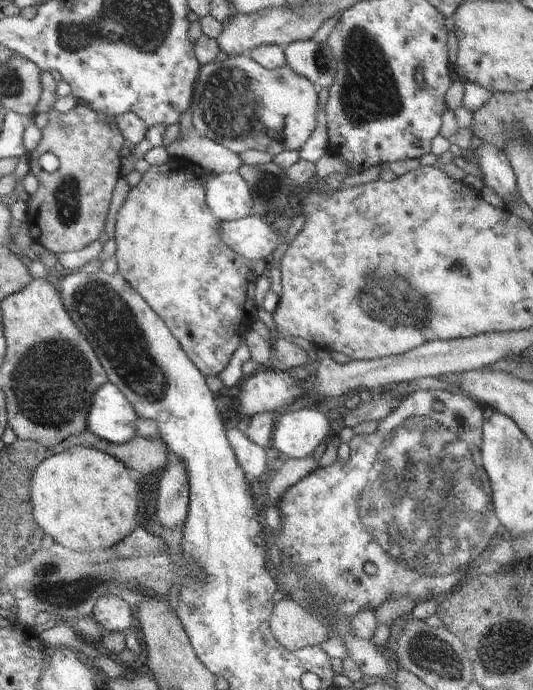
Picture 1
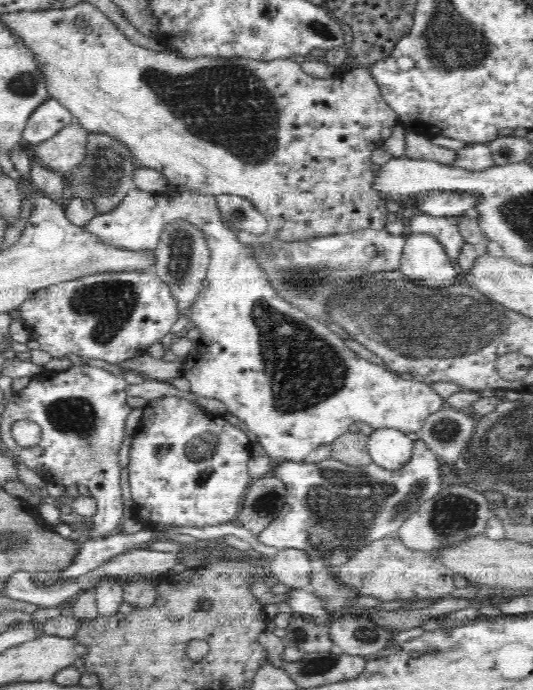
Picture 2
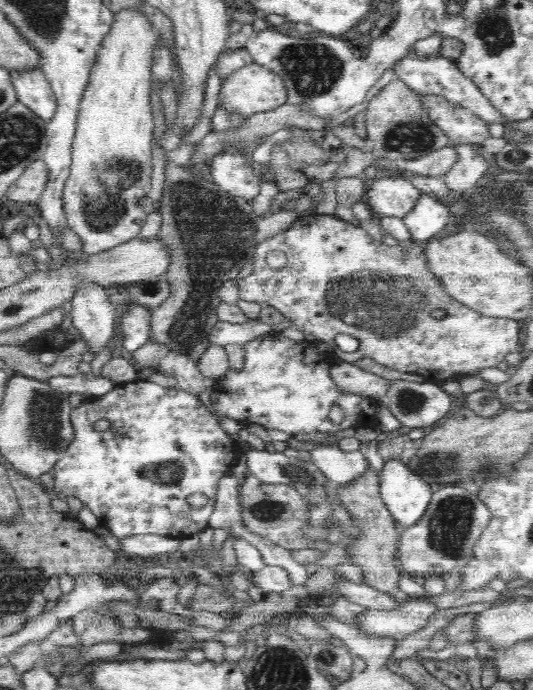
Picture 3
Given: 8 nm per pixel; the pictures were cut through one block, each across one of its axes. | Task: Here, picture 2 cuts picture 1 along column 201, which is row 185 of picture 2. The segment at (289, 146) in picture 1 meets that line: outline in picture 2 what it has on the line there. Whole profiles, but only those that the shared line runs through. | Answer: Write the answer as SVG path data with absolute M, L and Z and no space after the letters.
M90 133L87 137L86 157L83 162L72 168L66 176L67 199L80 198L93 202L97 207L97 215L116 210L122 200L128 196L129 190L134 188L134 172L139 167L138 161L132 157L120 140L106 134Z

